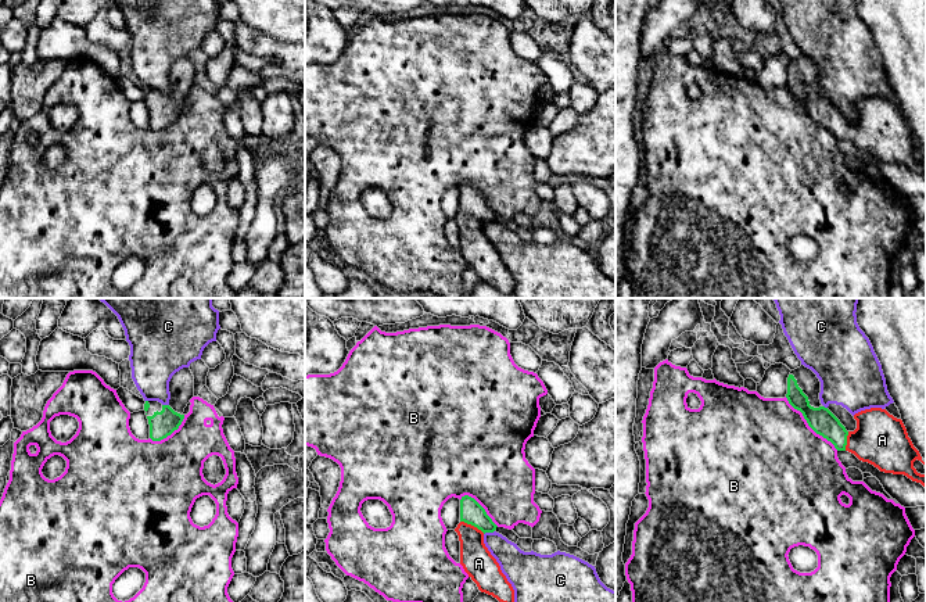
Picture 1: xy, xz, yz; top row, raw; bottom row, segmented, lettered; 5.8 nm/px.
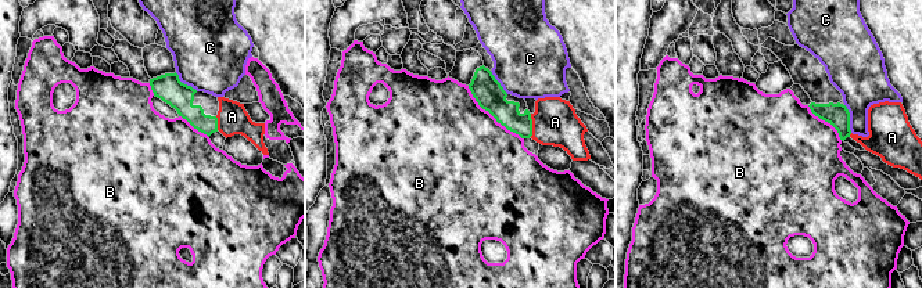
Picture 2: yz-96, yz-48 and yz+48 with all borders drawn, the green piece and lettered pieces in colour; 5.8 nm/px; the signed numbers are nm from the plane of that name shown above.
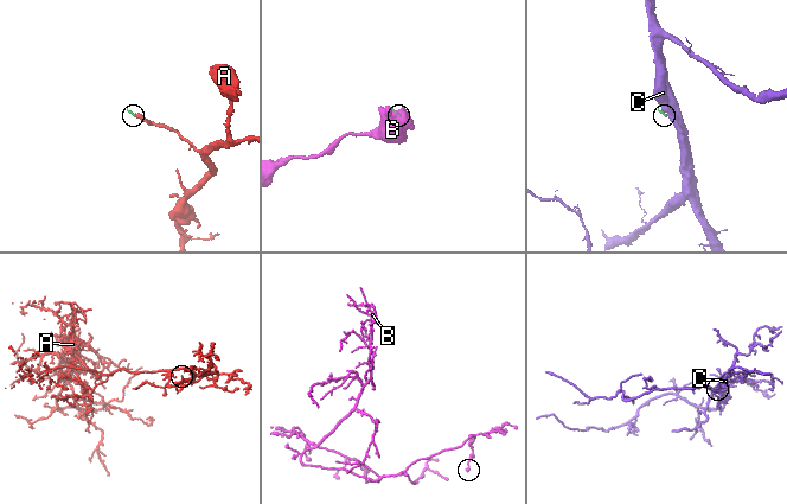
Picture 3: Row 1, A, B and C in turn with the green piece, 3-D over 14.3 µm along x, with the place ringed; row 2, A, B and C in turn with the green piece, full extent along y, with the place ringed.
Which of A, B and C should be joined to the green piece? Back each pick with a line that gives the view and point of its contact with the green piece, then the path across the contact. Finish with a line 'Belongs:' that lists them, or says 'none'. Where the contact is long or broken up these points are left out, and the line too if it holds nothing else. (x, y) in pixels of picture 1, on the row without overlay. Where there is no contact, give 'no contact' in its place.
A: xz (473, 214) | across xz (472, 201), (473, 214), (473, 243), (478, 253)
Belongs: A

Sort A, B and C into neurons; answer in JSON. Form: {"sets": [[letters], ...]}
{"sets": [["A"], ["B"], ["C"]]}

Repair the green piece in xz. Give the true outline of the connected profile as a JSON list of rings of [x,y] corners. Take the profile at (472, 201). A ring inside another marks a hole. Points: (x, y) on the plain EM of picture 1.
[[[462,186],[460,212],[455,218],[460,230],[460,254],[481,282],[513,294],[514,279],[484,233],[484,223],[493,222],[496,216],[474,187]]]

